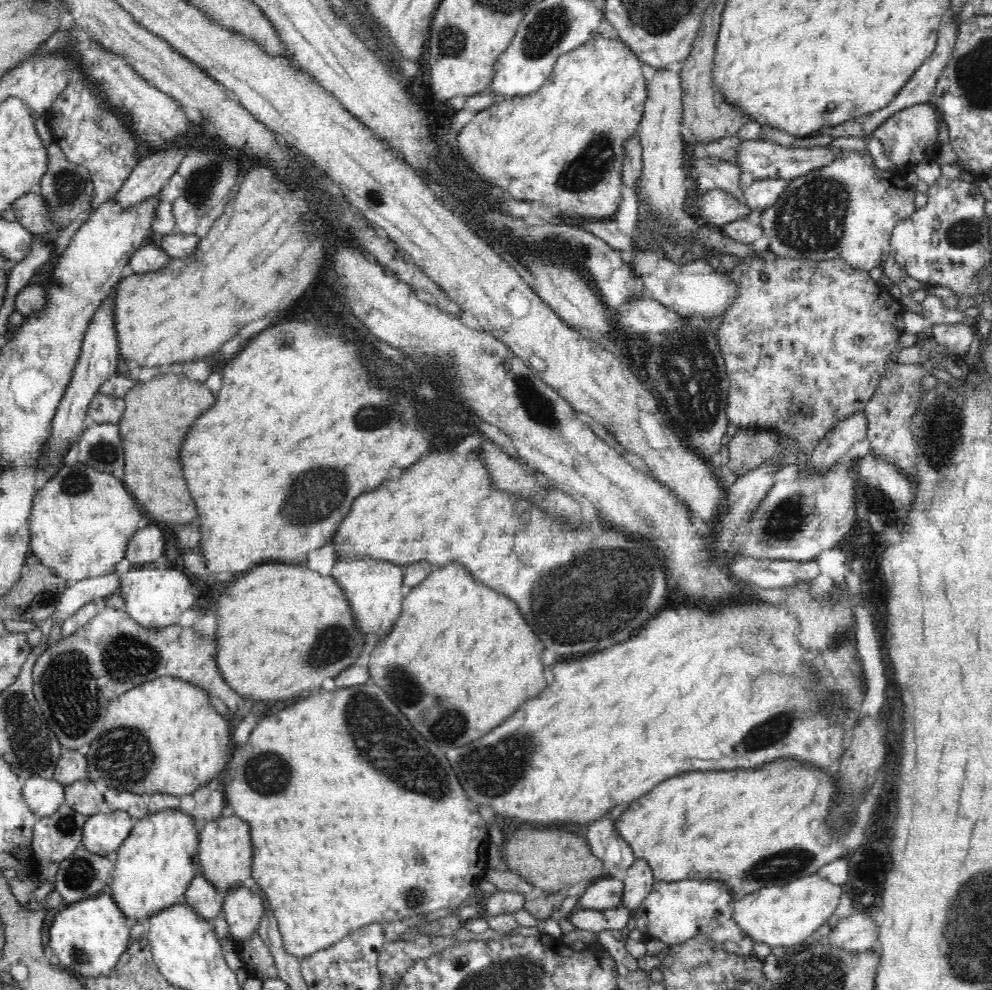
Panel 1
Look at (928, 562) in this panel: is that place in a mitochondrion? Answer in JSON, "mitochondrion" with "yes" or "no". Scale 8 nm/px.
{"mitochondrion":"no"}

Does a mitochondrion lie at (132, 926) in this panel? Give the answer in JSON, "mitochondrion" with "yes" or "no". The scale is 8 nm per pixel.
{"mitochondrion":"no"}

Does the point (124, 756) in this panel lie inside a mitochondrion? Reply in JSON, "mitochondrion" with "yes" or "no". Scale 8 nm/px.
{"mitochondrion":"yes"}

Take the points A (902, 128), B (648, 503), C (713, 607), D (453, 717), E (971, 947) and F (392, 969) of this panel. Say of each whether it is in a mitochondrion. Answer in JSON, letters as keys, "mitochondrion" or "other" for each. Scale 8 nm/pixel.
{"A":"other","B":"other","C":"other","D":"mitochondrion","E":"mitochondrion","F":"other"}

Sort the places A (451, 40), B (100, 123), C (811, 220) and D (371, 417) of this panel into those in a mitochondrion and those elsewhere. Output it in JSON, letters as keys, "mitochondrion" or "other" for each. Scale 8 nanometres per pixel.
{"A":"mitochondrion","B":"mitochondrion","C":"mitochondrion","D":"mitochondrion"}

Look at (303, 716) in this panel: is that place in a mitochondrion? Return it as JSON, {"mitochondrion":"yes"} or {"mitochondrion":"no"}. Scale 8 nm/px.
{"mitochondrion":"no"}

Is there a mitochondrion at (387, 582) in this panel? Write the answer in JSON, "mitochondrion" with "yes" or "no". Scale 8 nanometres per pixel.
{"mitochondrion":"no"}

